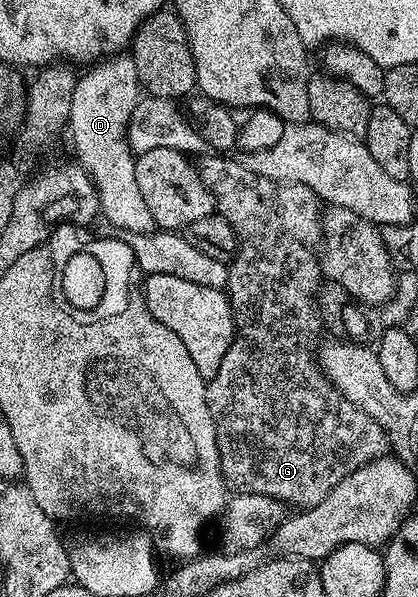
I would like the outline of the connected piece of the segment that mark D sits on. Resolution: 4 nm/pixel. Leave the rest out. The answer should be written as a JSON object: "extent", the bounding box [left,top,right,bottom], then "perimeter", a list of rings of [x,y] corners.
{"extent":[67,53,156,234],"perimeter":[[[117,53],[99,60],[85,71],[88,72],[76,80],[67,125],[76,146],[75,162],[84,168],[96,186],[102,219],[117,227],[117,232],[146,234],[156,227],[156,222],[138,190],[136,156],[128,144],[130,113],[134,113],[142,98],[138,69],[134,69],[131,54]]]}

